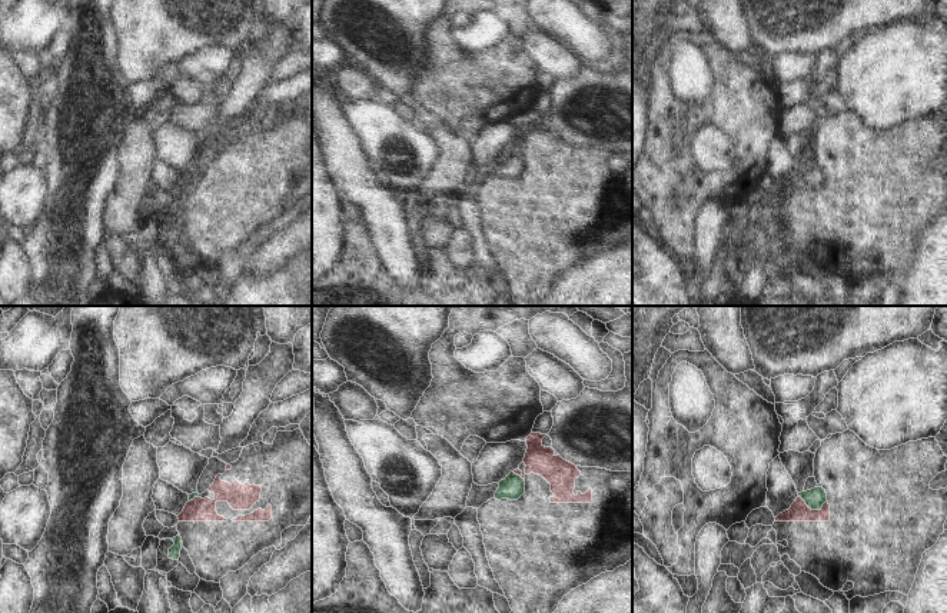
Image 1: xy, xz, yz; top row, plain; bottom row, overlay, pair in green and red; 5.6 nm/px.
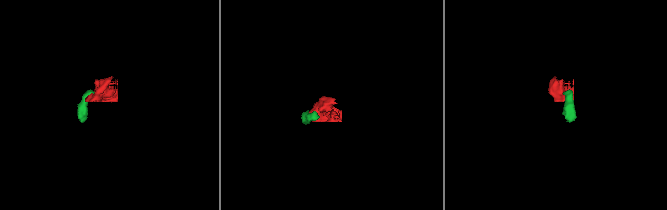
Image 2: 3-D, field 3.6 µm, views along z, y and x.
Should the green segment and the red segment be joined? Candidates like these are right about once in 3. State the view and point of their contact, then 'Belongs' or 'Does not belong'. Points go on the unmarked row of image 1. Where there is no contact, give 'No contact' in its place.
Touches green at yz (811, 189). Does not belong

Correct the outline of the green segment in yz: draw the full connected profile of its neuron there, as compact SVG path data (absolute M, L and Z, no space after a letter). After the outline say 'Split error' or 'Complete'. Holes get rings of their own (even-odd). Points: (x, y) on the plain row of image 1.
M808 157L804 170L798 176L805 181L811 190L821 190L823 184L827 181L827 173L815 161L815 157Z. Split error

